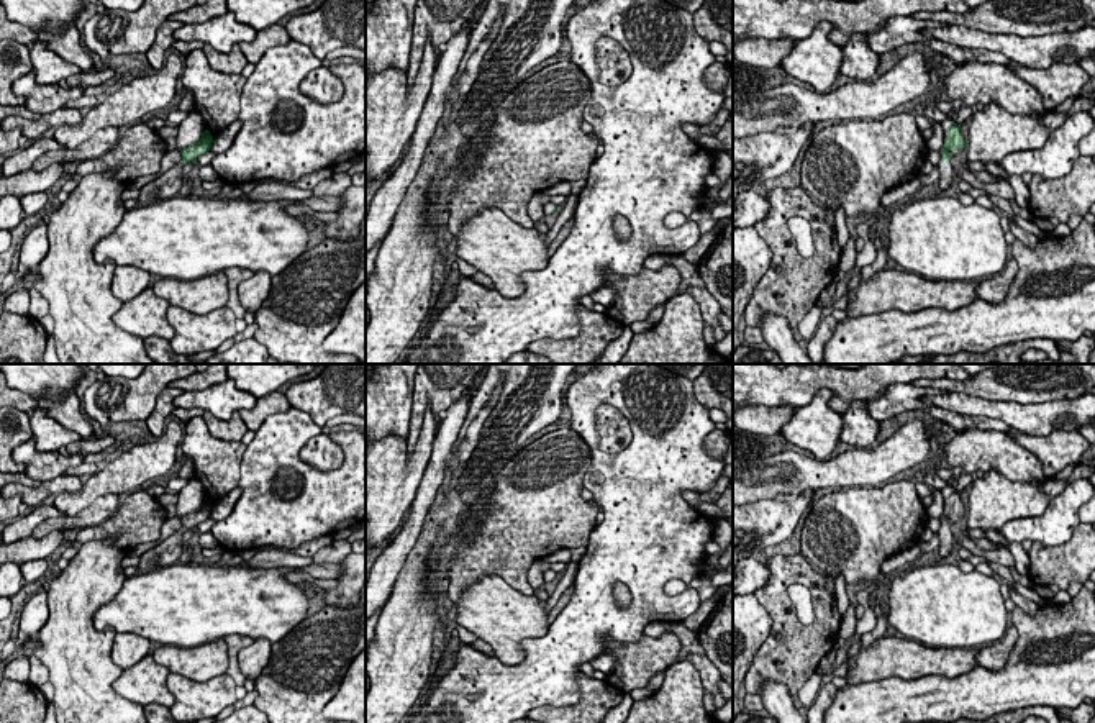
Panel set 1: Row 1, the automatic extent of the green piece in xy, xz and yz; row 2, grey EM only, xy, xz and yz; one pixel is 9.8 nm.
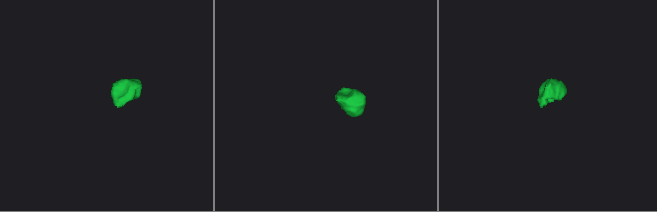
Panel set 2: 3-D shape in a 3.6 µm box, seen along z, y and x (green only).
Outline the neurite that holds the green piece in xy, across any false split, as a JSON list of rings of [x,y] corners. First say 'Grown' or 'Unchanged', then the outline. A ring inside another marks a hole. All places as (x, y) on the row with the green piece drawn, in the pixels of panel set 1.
Grown. [[[208,130],[202,133],[202,139],[189,148],[180,149],[182,161],[169,169],[166,174],[148,182],[139,189],[139,197],[136,202],[152,205],[157,202],[169,200],[179,195],[182,187],[182,169],[187,162],[197,161],[202,154],[208,152],[213,143],[213,136]]]

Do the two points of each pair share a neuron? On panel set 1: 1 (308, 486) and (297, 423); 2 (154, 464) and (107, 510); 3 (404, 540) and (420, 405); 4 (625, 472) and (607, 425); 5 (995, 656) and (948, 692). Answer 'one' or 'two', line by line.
1: one
2: two
3: two
4: two
5: two

